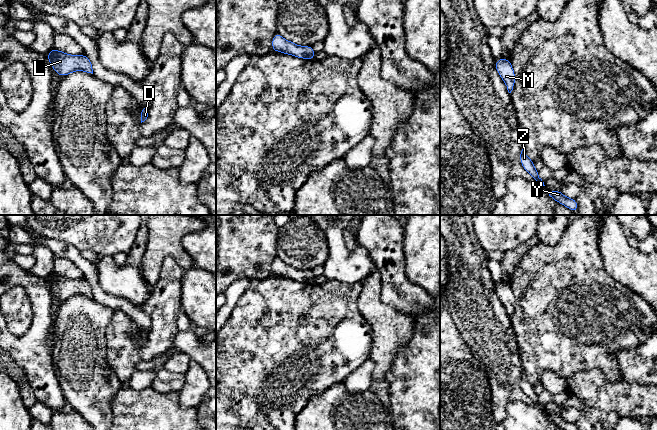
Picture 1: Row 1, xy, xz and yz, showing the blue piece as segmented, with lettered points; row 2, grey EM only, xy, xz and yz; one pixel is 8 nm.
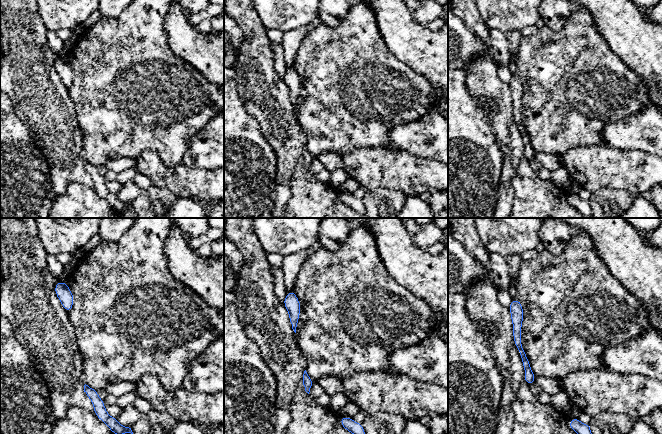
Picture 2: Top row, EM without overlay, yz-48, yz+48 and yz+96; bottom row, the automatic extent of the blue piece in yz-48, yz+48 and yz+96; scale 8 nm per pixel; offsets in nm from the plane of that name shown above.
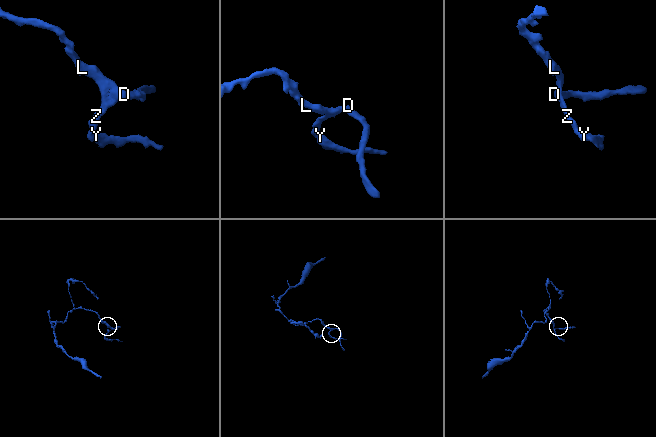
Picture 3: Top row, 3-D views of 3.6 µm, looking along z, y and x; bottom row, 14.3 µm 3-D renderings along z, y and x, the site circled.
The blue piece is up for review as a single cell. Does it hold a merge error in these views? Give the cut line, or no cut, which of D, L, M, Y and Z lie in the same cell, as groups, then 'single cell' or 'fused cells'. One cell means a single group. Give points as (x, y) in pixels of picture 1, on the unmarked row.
no cut | D L M Y Z | single cell

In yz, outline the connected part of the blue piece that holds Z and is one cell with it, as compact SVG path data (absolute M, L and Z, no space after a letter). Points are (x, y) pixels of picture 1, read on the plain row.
M522 373L521 375L520 384L521 384L521 389L532 400L532 403L534 403L536 406L538 406L542 410L545 410L544 406L538 399L538 394L536 394L534 391L533 385L527 380L524 373Z

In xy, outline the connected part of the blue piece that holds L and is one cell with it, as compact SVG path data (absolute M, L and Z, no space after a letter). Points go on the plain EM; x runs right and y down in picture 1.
M53 272L47 280L49 288L61 301L75 295L93 298L92 286L85 279L70 279Z

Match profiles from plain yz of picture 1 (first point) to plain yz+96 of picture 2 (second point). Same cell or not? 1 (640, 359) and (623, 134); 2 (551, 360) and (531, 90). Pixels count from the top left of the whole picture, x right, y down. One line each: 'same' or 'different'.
1: same
2: same

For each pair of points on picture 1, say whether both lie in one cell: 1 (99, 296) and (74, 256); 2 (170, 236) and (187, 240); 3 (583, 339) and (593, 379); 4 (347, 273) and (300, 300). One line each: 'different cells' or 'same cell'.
1: same cell
2: different cells
3: different cells
4: different cells

